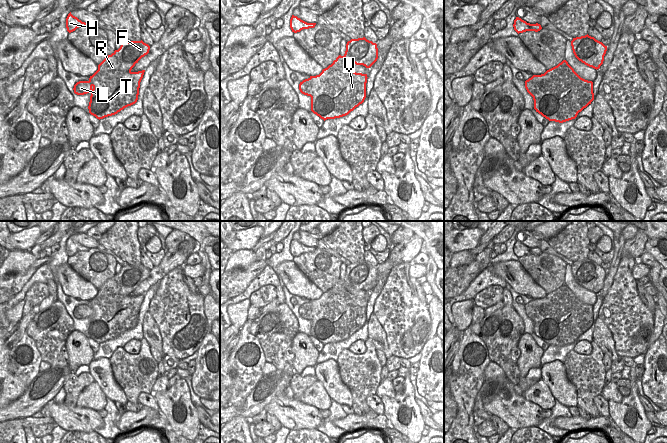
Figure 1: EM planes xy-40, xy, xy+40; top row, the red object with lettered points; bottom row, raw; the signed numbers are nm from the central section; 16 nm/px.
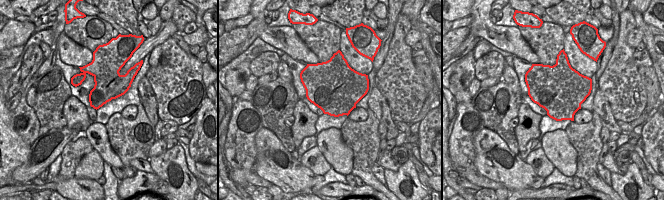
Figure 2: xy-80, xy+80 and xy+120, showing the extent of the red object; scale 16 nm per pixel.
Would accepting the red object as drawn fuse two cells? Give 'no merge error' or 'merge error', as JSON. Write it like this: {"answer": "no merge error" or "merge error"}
{"answer": "merge error"}

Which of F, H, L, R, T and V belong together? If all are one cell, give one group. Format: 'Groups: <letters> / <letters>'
Groups: F R / H L T V.

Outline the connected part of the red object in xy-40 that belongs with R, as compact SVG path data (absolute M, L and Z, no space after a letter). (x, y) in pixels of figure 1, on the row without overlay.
M128 265L122 267L118 274L108 279L93 298L102 297L104 300L118 300L131 295L138 285L149 277L150 270L141 265Z

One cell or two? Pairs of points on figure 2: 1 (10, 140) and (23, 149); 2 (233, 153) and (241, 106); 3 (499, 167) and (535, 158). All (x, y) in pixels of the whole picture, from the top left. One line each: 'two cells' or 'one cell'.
1: one cell
2: one cell
3: two cells

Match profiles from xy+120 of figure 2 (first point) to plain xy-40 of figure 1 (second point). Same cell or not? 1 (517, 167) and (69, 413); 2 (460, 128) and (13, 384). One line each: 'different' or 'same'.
1: same
2: different

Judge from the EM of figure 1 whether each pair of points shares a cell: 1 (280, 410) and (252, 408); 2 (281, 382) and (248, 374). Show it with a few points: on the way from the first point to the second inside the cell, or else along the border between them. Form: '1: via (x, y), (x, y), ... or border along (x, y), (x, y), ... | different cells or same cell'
1: border along (281, 394), (274, 397), (264, 407), (263, 411) | different cells
2: border along (263, 375), (247, 396) | different cells

